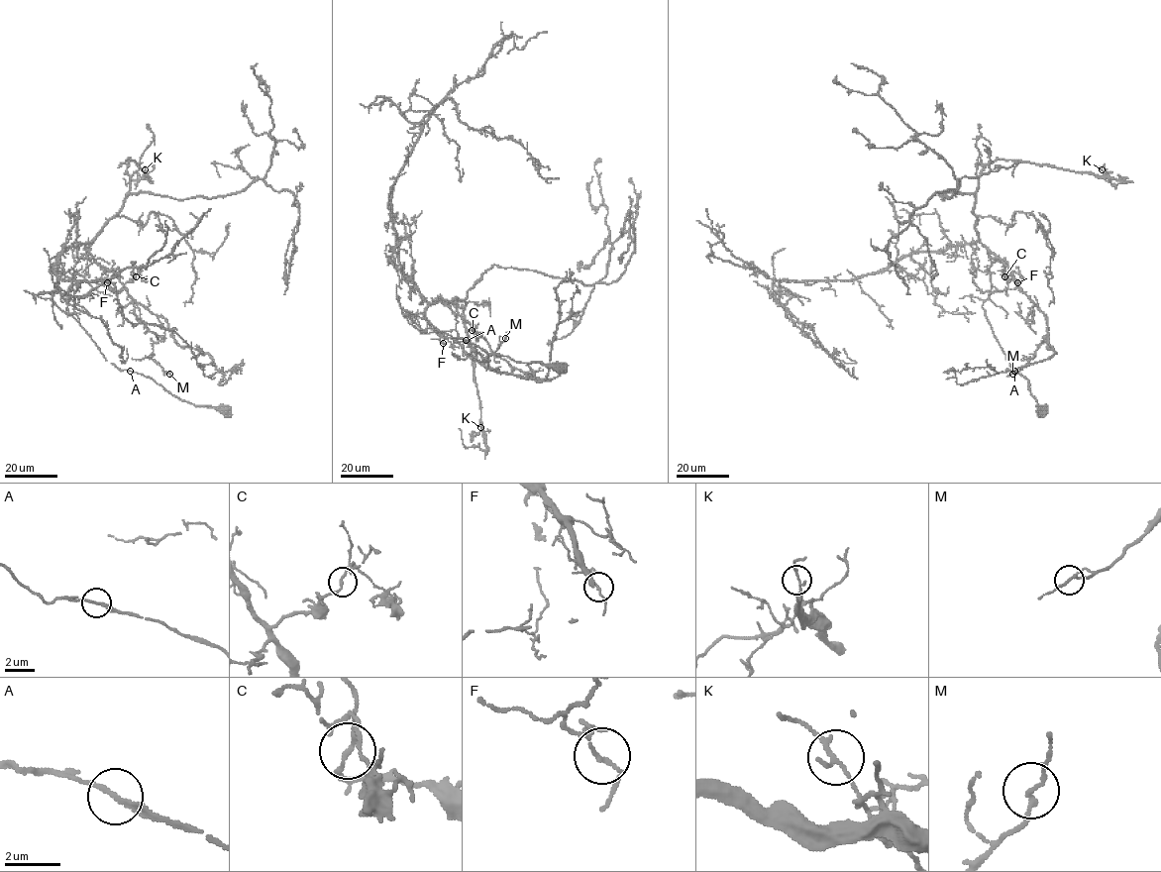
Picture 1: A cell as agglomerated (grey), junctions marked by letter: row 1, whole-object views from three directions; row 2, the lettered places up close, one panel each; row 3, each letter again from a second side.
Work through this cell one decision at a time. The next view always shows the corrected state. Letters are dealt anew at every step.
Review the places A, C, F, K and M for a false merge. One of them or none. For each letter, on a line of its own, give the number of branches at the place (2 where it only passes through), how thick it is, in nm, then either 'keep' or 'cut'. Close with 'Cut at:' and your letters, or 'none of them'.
A: 2 | 150 nm | keep
C: 2 | 140 nm | keep
F: 2 | 120 nm | keep
K: 2 | 150 nm | keep
M: 2 | 150 nm | keep
Cut at: none of them

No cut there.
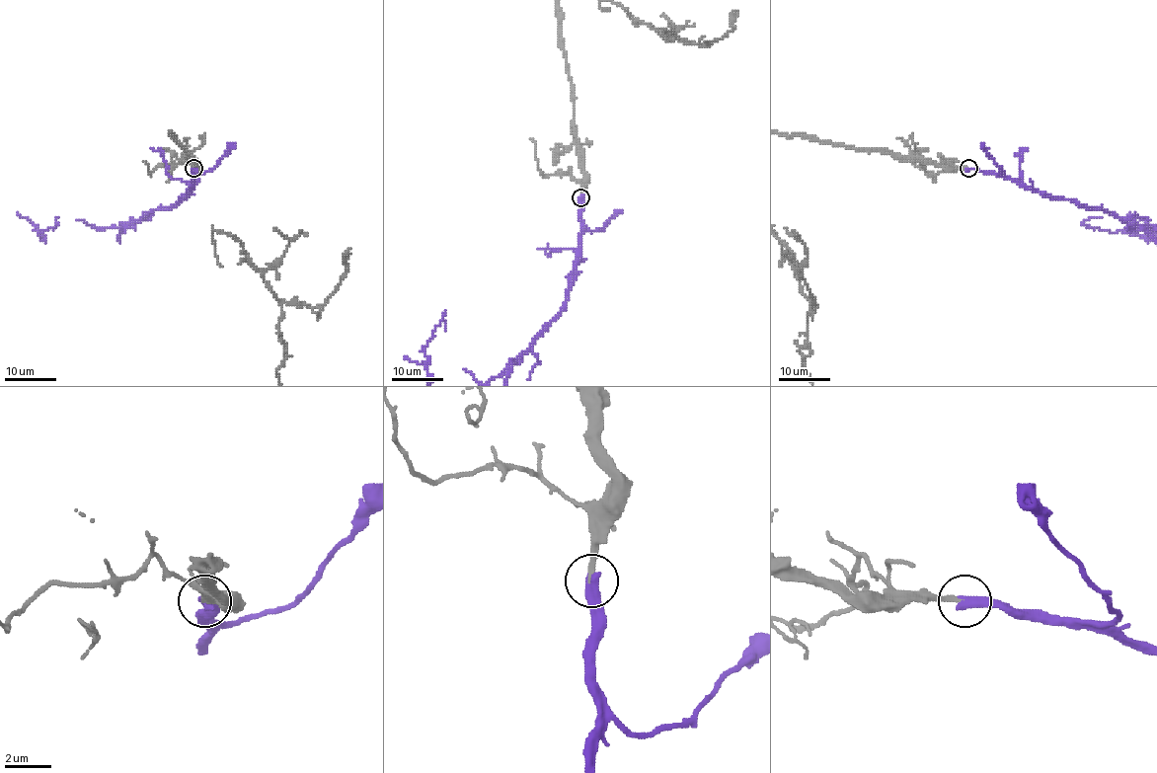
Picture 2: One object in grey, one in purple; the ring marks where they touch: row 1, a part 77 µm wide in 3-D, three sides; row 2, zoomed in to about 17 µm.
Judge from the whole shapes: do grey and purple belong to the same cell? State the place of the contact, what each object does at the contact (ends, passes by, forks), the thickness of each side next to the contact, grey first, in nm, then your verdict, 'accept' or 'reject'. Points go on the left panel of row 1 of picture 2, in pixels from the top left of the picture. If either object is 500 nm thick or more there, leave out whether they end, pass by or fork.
place (193, 168); grey ends; purple ends; calibres 220 and 480 nm; accept

